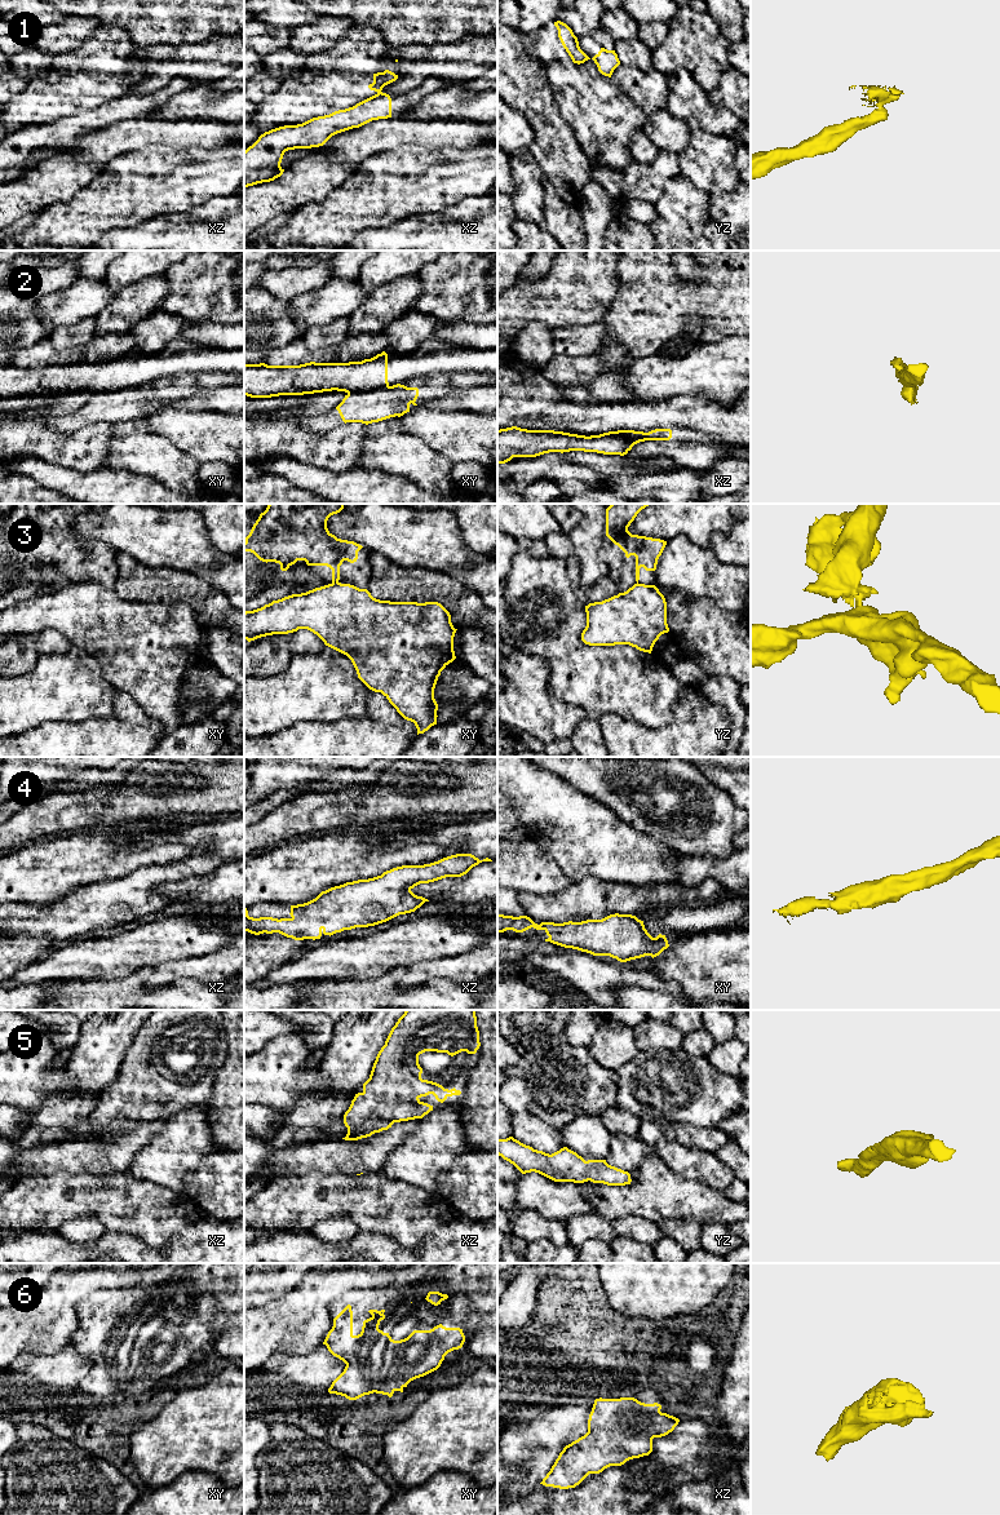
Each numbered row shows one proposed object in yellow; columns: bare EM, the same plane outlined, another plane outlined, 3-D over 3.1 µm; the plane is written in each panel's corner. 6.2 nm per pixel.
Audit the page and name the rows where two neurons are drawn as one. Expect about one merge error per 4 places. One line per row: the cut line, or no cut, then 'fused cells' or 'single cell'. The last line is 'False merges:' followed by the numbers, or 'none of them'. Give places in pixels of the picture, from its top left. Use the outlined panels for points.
1: cut xz (380, 91), (377, 93); fused cells
2: cut xy (388, 385), (380, 389), (348, 394); fused cells
3: cut xy (332, 581), (337, 583); fused cells
4: cut none; single cell
5: cut none; single cell
6: cut none; single cell
False merges: 1, 2, 3

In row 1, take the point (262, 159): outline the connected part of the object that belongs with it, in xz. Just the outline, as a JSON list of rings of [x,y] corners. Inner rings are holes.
[[[380,92],[353,107],[265,132],[244,151],[244,189],[280,177],[284,172],[280,163],[288,150],[319,147],[337,133],[388,118],[391,98]]]

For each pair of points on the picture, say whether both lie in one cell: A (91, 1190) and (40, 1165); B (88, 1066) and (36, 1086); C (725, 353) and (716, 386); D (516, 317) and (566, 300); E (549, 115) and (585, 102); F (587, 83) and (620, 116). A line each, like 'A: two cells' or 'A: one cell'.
A: two cells
B: two cells
C: one cell
D: one cell
E: two cells
F: one cell

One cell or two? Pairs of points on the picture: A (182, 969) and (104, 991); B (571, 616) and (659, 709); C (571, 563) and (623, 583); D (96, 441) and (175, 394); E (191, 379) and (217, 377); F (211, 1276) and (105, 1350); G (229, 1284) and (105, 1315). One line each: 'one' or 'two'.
A: two
B: one
C: one
D: two
E: one
F: one
G: one

